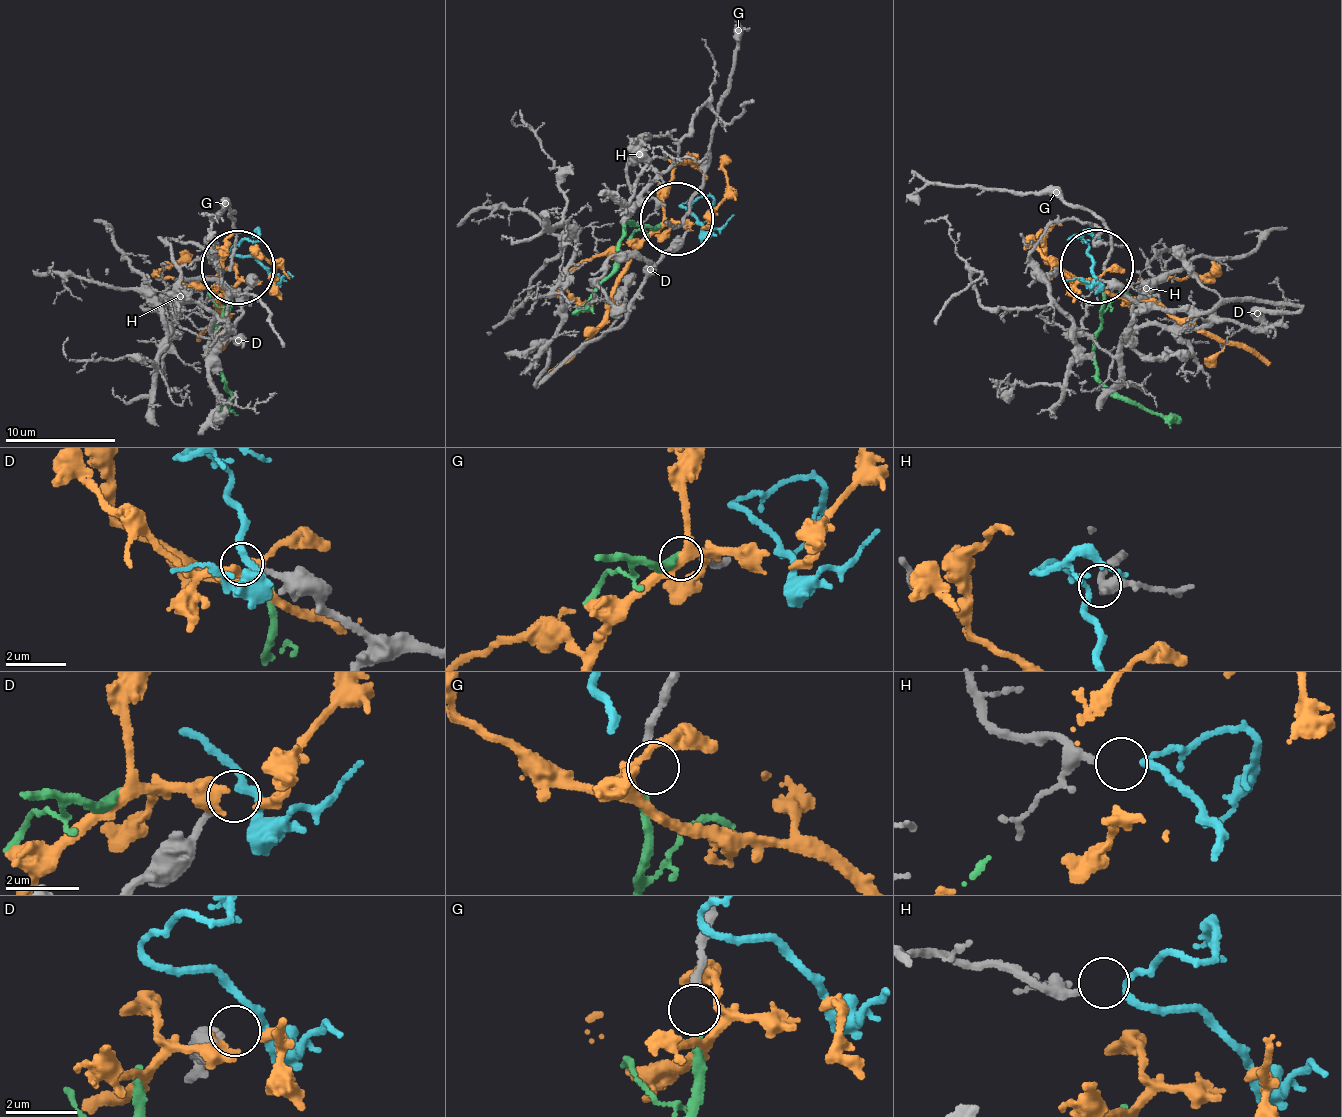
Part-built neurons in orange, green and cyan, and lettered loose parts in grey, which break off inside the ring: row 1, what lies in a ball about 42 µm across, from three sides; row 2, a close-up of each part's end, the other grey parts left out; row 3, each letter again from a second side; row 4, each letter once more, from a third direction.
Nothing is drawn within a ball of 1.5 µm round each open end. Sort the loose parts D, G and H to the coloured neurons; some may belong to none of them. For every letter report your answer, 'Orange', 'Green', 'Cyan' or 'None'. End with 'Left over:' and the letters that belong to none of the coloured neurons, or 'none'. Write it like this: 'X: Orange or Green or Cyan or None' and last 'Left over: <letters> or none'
D: None
G: Green
H: Cyan
Left over: D

